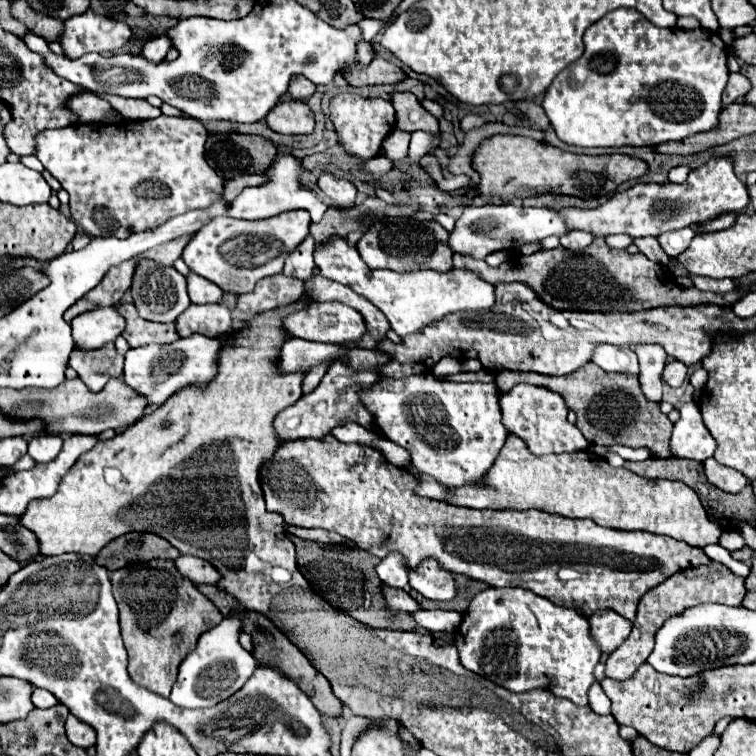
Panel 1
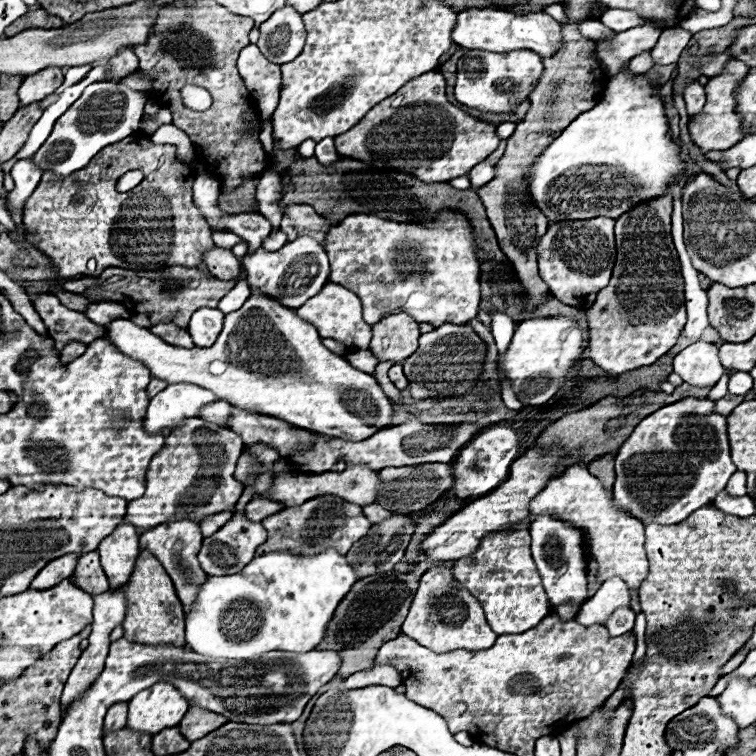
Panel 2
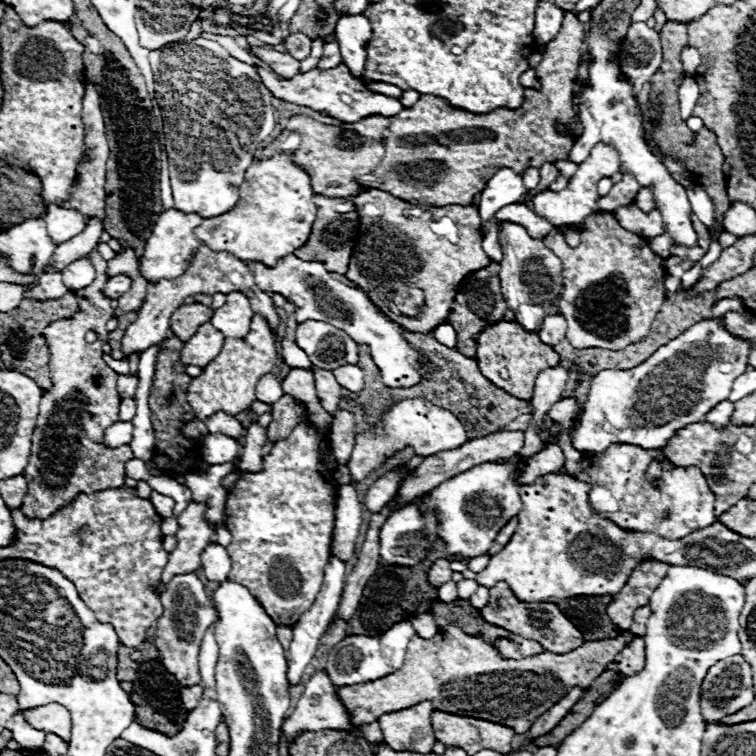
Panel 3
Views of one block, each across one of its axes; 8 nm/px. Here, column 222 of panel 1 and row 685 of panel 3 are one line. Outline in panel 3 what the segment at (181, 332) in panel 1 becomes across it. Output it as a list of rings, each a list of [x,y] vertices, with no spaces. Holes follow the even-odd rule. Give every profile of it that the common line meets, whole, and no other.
[[[316,672],[308,682],[306,682],[306,690],[300,696],[300,700],[294,706],[294,712],[284,720],[282,724],[282,734],[286,738],[286,742],[294,742],[296,736],[300,736],[302,732],[314,732],[314,730],[326,730],[326,728],[338,728],[338,730],[352,730],[350,728],[350,718],[346,708],[342,706],[342,702],[336,698],[336,686],[330,682],[330,678],[324,672]]]

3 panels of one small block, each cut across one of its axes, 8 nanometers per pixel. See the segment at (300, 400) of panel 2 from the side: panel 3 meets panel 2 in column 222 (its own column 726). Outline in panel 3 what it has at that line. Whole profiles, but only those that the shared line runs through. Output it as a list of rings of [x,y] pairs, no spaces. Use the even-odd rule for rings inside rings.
[[[702,318],[684,334],[660,346],[640,366],[598,372],[582,404],[580,424],[572,436],[574,448],[580,452],[604,452],[614,442],[638,444],[646,450],[662,448],[678,428],[700,422],[716,404],[728,400],[734,380],[746,372],[750,350],[752,344],[732,336],[722,318]],[[680,352],[690,358],[680,358]]]

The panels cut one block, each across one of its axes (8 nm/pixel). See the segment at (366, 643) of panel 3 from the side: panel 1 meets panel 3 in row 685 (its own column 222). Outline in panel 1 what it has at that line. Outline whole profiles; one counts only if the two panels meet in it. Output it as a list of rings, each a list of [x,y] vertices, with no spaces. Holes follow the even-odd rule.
[[[226,332],[216,338],[208,338],[204,334],[192,334],[188,338],[180,338],[172,344],[148,344],[140,348],[130,348],[126,352],[124,364],[124,382],[132,386],[138,394],[144,394],[148,400],[148,410],[162,406],[172,394],[188,388],[188,386],[208,386],[212,378],[216,378],[216,366],[220,364],[220,350],[230,340],[232,332]]]

